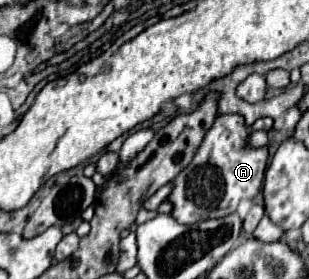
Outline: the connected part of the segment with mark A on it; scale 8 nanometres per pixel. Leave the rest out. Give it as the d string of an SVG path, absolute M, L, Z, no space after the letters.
M218 114L210 130L206 132L202 144L198 146L198 152L194 154L192 162L182 168L182 172L172 180L172 192L168 196L168 202L172 204L172 218L180 224L194 224L208 218L222 218L226 214L232 214L240 200L254 200L262 192L264 184L264 172L268 162L268 148L252 148L250 142L250 128L240 114Z

